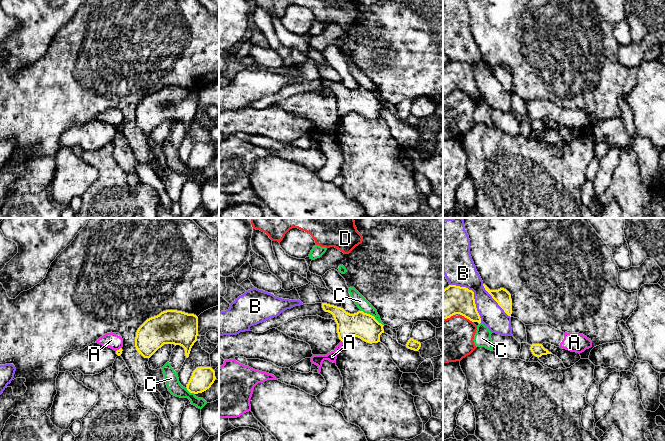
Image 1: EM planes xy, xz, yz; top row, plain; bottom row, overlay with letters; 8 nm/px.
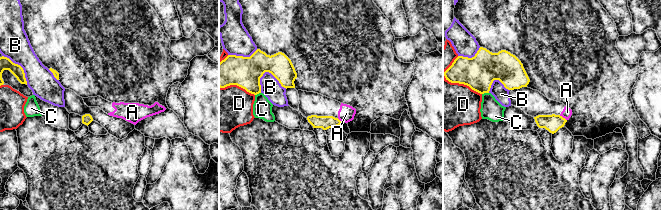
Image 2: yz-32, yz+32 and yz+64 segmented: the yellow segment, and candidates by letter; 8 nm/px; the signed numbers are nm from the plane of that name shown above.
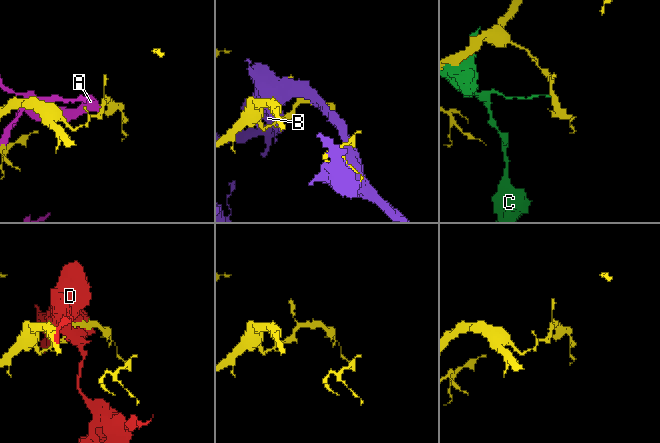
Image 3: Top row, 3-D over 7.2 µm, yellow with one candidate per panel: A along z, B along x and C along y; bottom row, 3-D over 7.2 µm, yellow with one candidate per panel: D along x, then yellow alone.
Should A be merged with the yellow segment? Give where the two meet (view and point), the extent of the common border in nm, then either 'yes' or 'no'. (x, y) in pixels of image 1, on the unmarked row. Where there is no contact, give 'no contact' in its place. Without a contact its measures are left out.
contact xz (342, 117); length 30 nm; no

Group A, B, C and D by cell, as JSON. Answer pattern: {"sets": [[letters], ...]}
{"sets": [["A"], ["B"], ["C"], ["D"]]}

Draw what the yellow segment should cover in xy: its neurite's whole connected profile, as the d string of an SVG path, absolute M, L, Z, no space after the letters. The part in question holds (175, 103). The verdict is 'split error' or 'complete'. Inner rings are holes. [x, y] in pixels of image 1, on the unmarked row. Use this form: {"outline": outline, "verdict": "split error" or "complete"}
{"outline": "M166 86L147 95L137 106L135 113L136 126L144 133L150 134L164 120L180 121L185 125L186 134L198 112L198 93L177 86Z", "verdict": "complete"}

